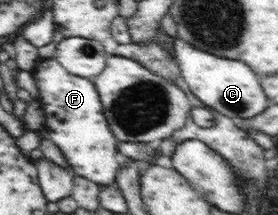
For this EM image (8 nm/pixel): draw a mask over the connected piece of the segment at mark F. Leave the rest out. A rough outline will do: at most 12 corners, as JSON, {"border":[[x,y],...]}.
{"border":[[55,57],[31,74],[44,129],[74,175],[113,185],[112,133],[92,79]]}

